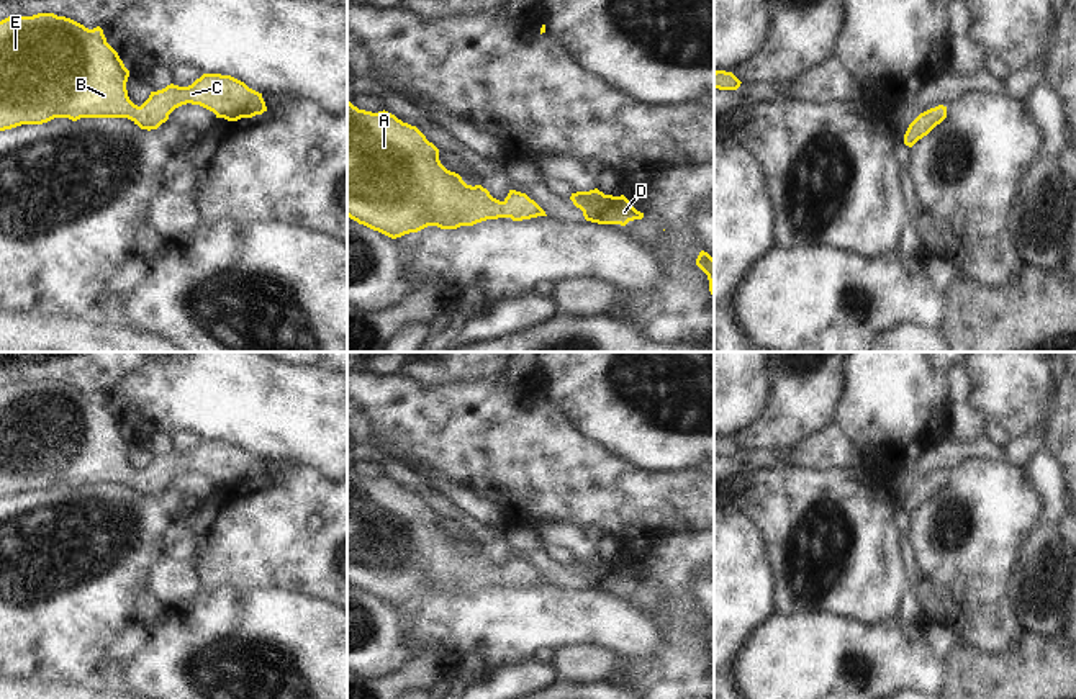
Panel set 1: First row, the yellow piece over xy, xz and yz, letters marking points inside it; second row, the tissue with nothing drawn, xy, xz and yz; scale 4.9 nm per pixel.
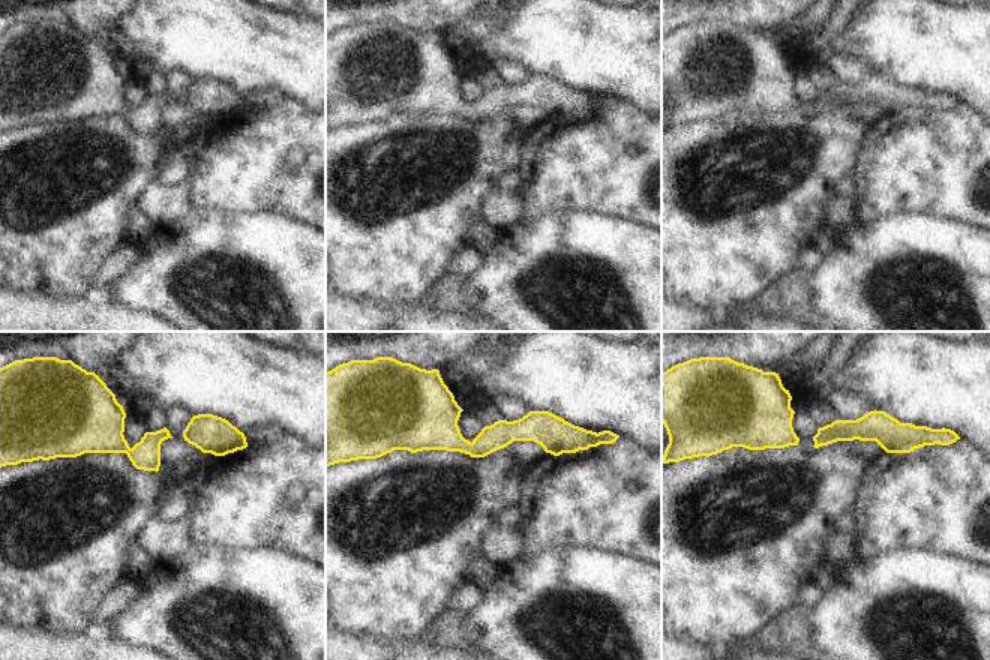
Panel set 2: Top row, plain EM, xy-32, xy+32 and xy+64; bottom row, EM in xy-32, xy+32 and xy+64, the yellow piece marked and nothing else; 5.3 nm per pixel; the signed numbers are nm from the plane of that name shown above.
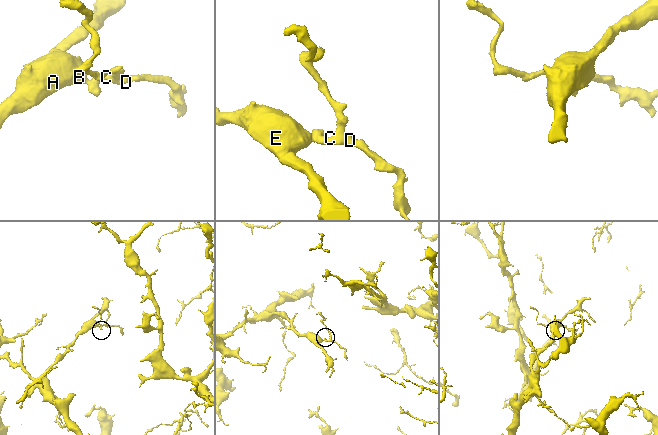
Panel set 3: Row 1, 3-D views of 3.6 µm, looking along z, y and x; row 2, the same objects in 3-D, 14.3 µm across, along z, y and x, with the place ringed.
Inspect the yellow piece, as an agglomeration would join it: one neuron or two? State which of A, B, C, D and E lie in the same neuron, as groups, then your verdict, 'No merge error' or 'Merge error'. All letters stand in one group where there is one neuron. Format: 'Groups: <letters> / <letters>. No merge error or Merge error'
Groups: A B C D E. No merge error

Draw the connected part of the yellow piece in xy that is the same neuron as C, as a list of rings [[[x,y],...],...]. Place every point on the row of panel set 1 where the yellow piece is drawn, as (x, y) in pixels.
[[[38,13],[33,16],[8,16],[0,21],[0,131],[21,124],[43,124],[54,118],[128,118],[141,129],[157,129],[169,120],[169,115],[187,103],[200,105],[228,121],[252,118],[267,111],[262,93],[249,88],[244,82],[221,74],[203,74],[188,87],[167,85],[151,92],[141,105],[134,105],[126,90],[129,70],[118,52],[106,43],[100,26],[88,29],[84,25],[54,13]]]

